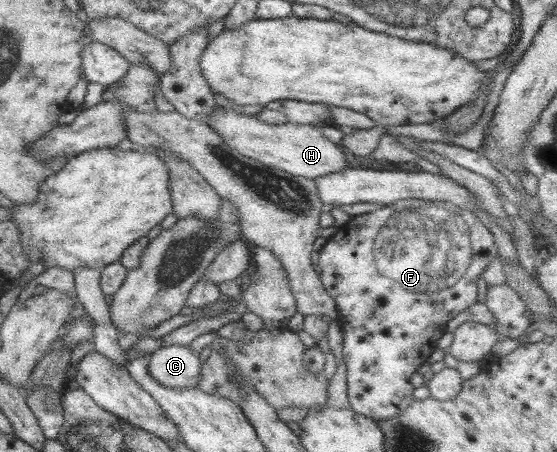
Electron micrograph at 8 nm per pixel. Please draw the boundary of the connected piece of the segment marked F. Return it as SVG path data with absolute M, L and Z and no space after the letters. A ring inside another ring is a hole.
M409 198L404 201L394 202L393 206L382 205L380 209L370 213L351 217L344 226L339 226L327 234L327 243L319 251L318 265L321 267L319 278L325 291L335 300L339 311L337 321L344 333L342 353L347 366L347 395L351 408L358 414L377 421L395 417L409 407L409 404L415 400L413 396L414 387L410 380L412 375L417 372L417 369L427 361L431 353L436 349L437 341L445 332L446 323L478 302L477 280L482 277L487 265L493 261L492 259L499 257L497 250L493 234L489 232L489 229L473 212L448 203L441 205L423 199Z

